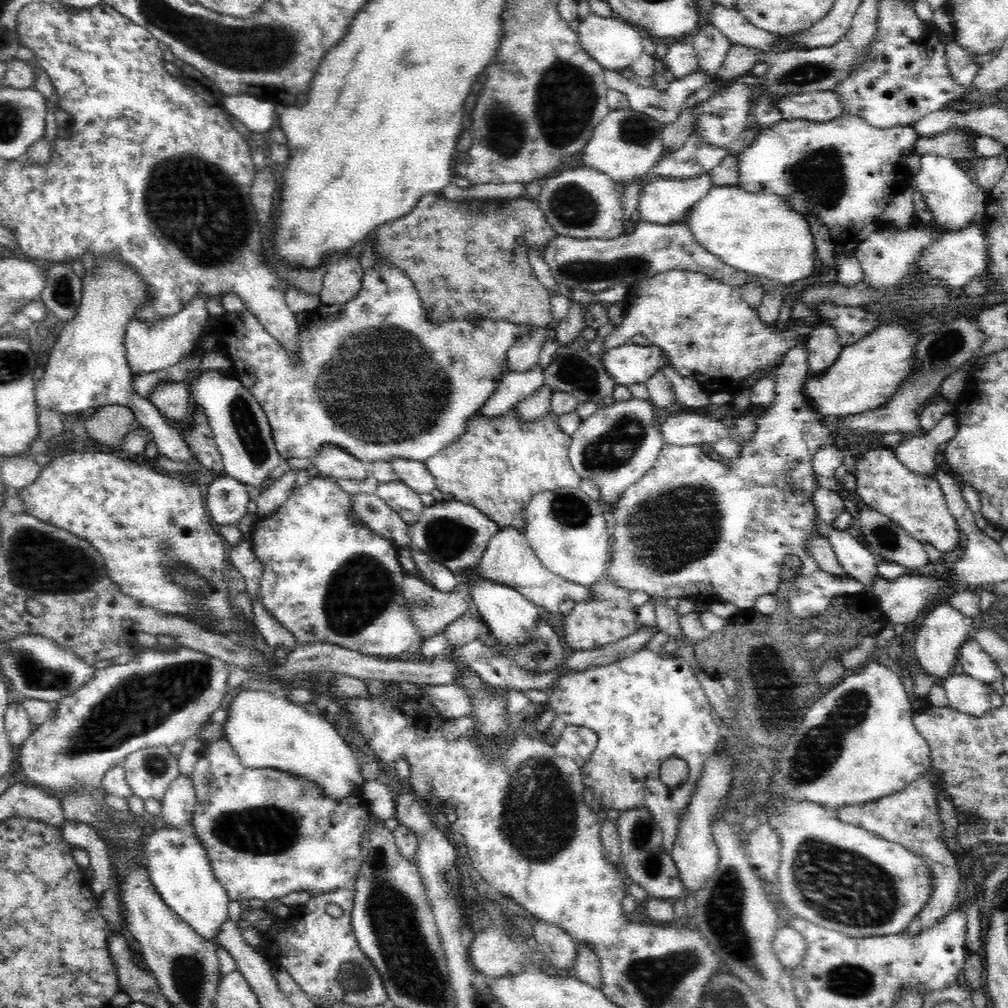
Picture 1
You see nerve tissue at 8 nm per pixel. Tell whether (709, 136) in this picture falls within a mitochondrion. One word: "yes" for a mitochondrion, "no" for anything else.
no

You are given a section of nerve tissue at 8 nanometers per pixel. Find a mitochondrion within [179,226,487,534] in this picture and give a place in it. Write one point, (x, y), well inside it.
(421, 412)

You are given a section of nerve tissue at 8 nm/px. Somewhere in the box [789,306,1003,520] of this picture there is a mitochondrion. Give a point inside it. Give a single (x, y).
(951, 340)

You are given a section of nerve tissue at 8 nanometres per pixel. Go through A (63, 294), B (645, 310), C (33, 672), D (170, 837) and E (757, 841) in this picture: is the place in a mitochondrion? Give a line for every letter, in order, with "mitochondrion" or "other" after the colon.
A: mitochondrion
B: other
C: mitochondrion
D: other
E: other

